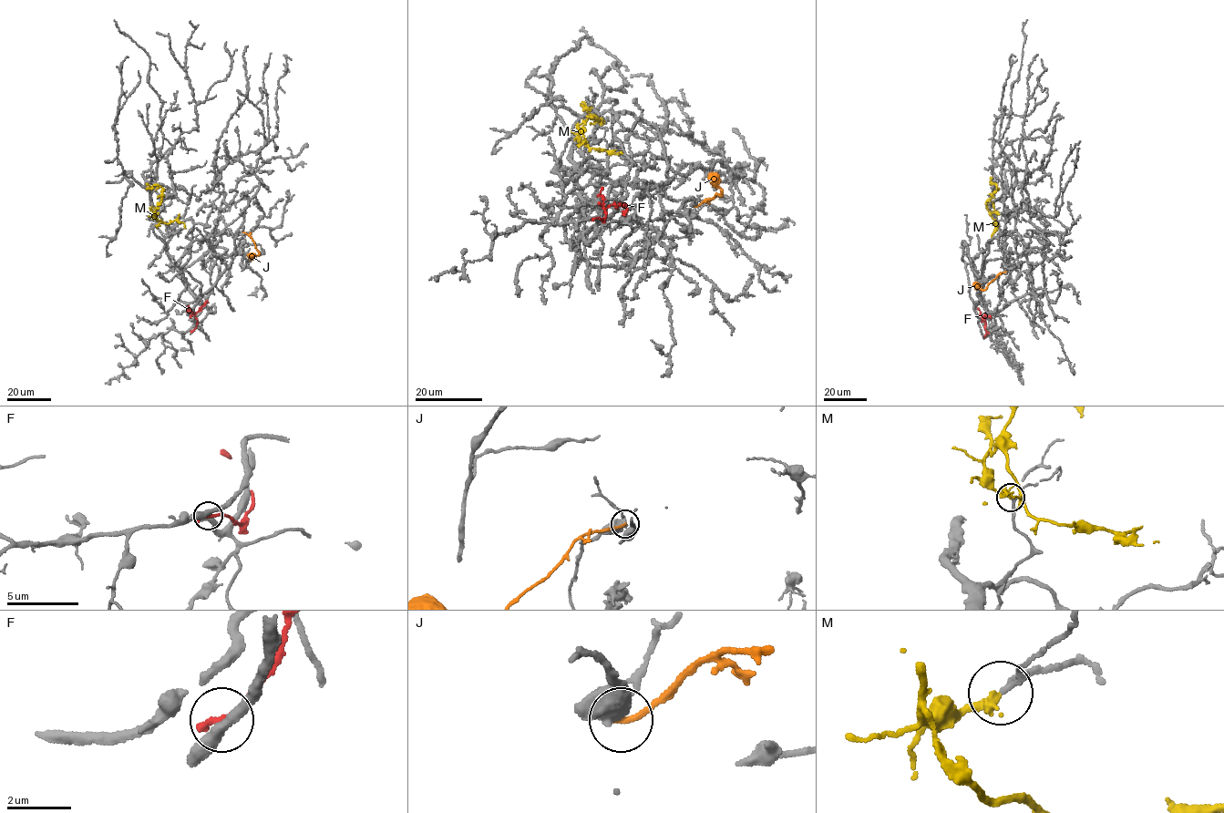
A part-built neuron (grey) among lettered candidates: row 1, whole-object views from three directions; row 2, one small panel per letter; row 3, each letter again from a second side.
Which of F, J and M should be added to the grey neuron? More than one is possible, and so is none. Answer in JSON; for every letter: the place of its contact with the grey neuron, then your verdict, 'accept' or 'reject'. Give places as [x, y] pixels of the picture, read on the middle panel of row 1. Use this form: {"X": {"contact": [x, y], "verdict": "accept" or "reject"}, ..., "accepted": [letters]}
{"F": {"contact": [595, 218], "verdict": "reject"}, "J": {"contact": [695, 206], "verdict": "reject"}, "M": {"contact": [584, 143], "verdict": "accept"}, "accepted": ["M"]}

